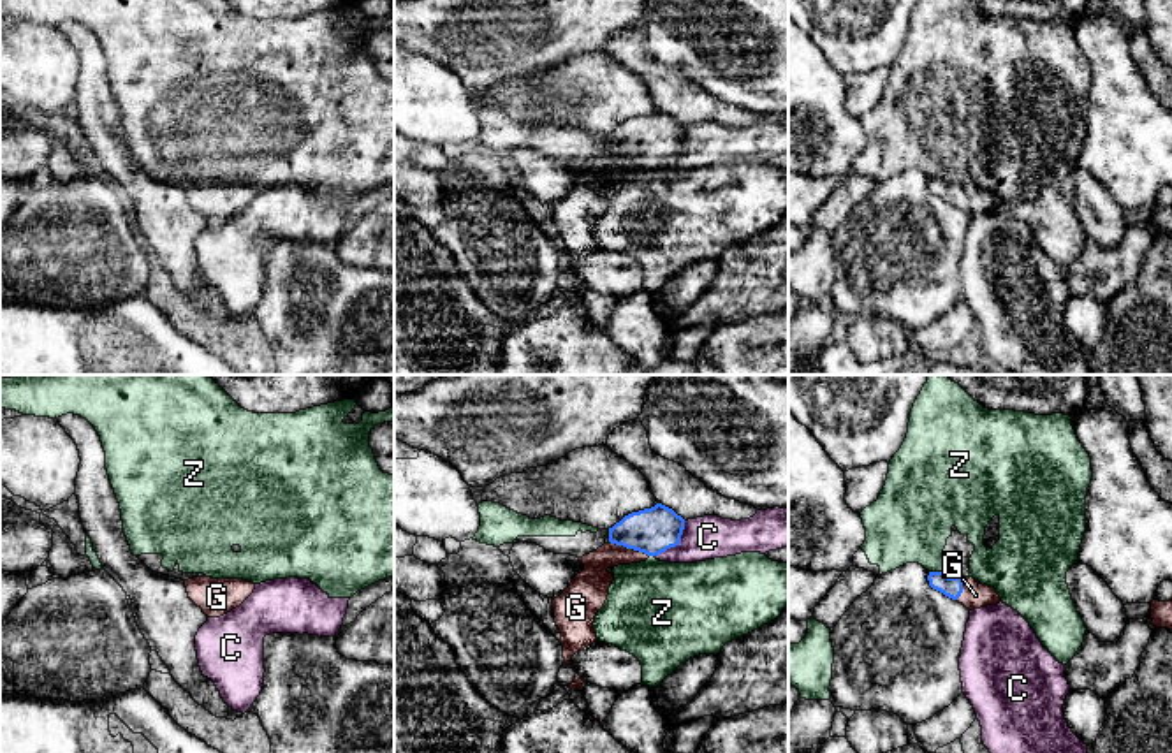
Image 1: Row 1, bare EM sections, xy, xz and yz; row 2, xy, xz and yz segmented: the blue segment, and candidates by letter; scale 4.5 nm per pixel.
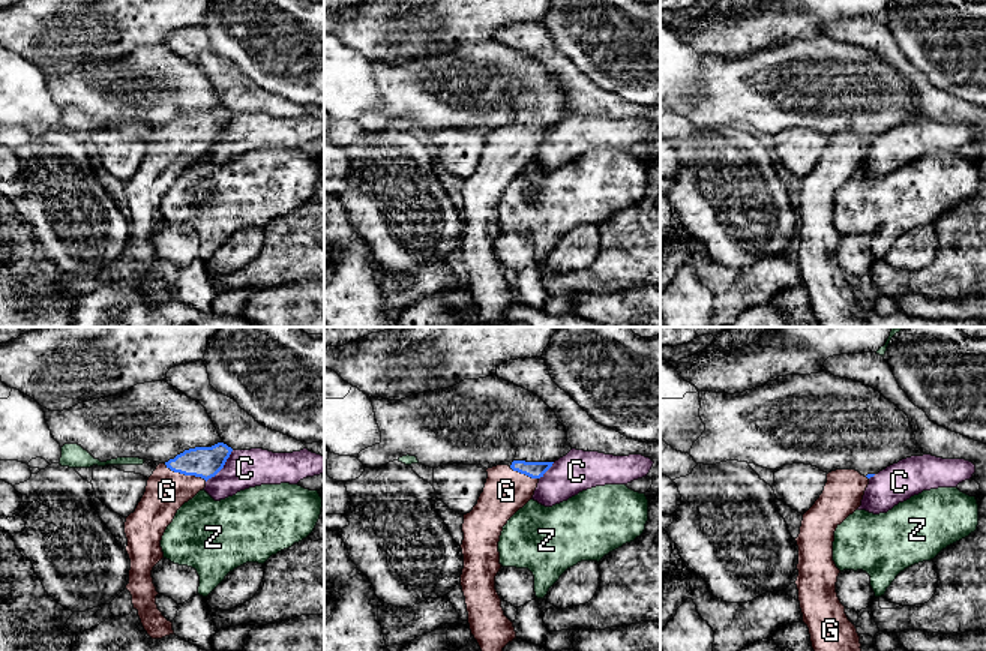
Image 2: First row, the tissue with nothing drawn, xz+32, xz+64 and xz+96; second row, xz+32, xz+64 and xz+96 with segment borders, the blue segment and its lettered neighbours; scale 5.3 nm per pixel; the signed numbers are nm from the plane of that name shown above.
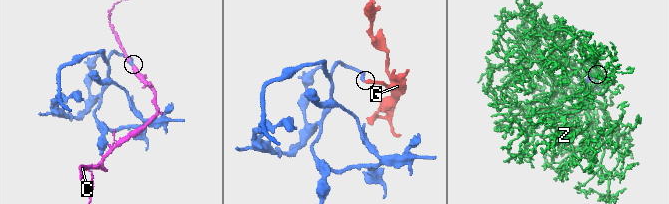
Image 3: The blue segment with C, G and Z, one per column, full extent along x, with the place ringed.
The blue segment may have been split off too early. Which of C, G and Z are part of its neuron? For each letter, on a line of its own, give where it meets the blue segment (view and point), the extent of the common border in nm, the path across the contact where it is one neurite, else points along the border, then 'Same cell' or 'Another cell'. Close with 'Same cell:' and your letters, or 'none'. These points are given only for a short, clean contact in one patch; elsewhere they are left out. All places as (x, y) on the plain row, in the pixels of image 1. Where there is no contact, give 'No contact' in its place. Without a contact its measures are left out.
C: Touches blue at xz (676, 150). Shared border 220 nm. Another cell
G: Touches blue at xz (630, 153). Shared border 190 nm. Path across: xz (653, 136), (630, 153), (615, 159), (592, 192). Same cell
Z: Touches blue at yz (937, 178). Shared border 60 nm. Another cell
Same cell: G

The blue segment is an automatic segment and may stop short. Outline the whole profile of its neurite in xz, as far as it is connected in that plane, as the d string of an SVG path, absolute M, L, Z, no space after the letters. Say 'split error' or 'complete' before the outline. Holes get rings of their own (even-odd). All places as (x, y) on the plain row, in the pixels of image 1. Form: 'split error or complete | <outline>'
split error | M656 109L651 114L632 118L625 121L619 128L609 134L609 148L597 157L584 160L579 167L584 176L574 183L570 192L553 206L554 229L561 239L563 264L568 273L572 271L572 262L590 250L597 248L597 239L593 234L597 218L604 213L609 192L614 181L607 178L609 172L641 169L649 162L658 162L670 153L679 151L685 135L685 125L678 121L672 114Z

